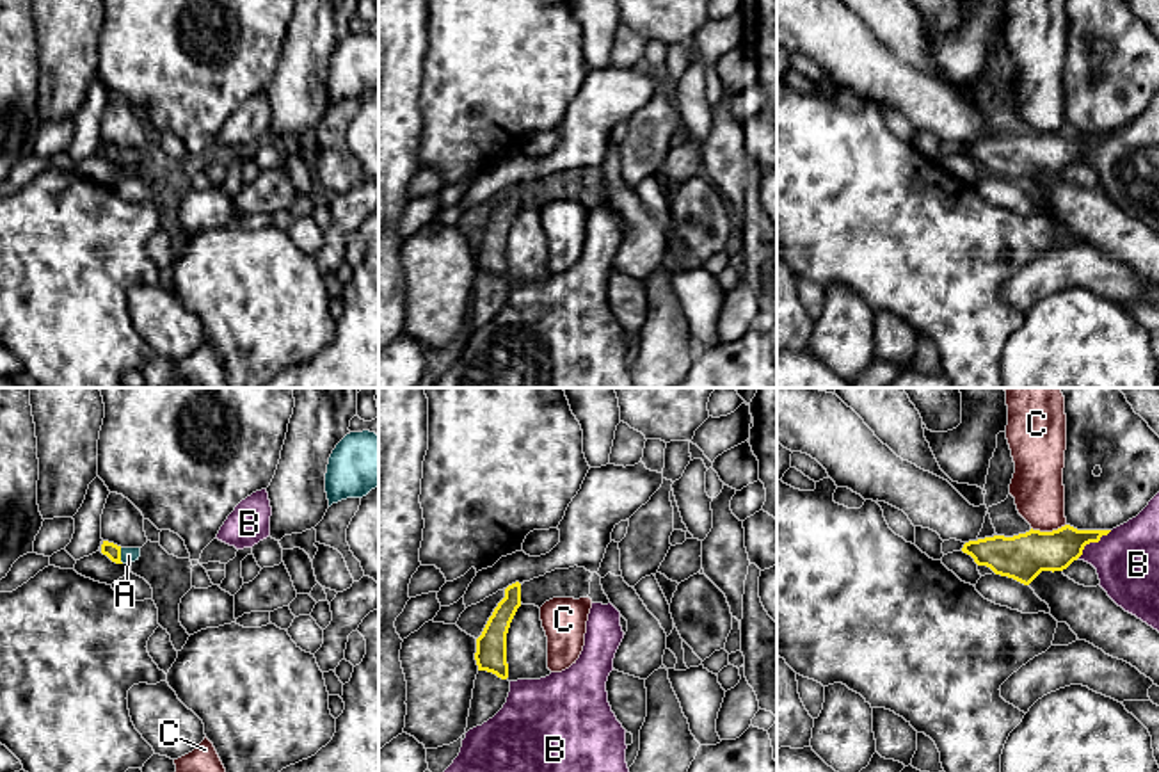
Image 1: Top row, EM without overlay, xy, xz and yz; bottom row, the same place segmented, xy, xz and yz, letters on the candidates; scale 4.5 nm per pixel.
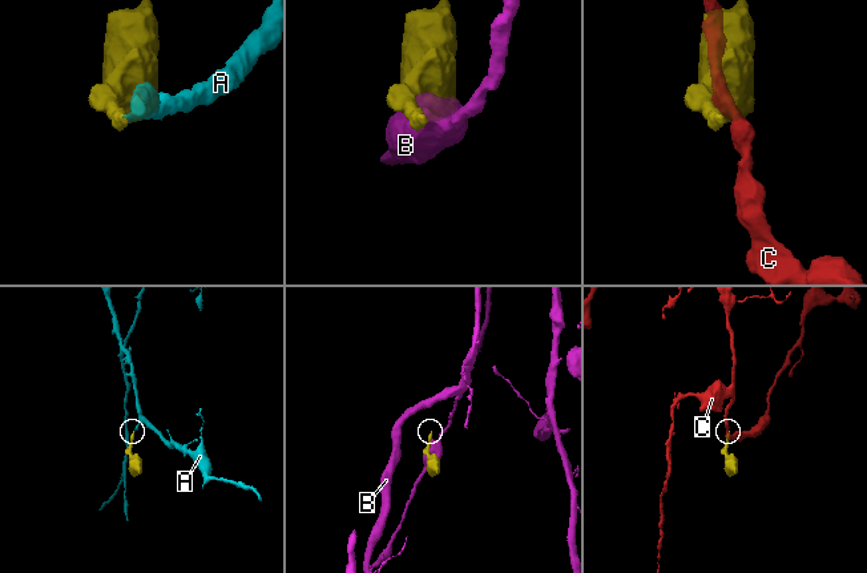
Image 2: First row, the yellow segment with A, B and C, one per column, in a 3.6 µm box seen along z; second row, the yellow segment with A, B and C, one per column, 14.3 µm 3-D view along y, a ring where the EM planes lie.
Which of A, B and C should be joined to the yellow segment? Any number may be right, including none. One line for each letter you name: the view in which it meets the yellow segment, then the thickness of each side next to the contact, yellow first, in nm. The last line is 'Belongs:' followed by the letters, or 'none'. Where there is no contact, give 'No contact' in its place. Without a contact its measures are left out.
A: Touches yellow in xy. Thickness 70 nm (yellow) against 70 nm
Belongs: A

